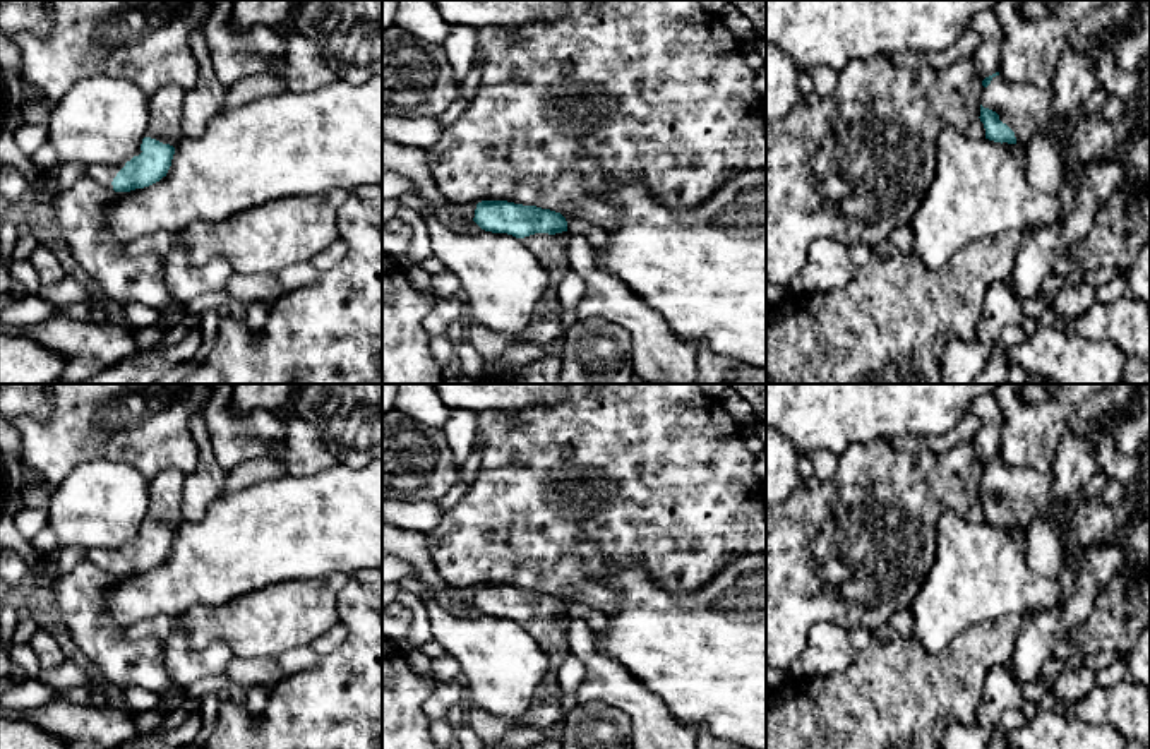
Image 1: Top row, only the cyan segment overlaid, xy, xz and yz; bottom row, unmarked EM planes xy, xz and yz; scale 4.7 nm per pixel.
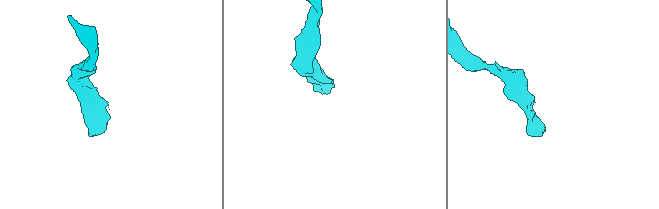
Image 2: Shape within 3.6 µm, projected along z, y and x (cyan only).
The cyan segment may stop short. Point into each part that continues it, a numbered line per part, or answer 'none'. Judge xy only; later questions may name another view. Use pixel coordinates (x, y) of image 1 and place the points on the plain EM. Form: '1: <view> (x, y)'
1: xy (167, 489)

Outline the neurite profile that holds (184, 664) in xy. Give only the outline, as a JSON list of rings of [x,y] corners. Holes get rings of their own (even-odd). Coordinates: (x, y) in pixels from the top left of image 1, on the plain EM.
[[[178,627],[163,641],[166,672],[177,686],[190,686],[206,675],[223,675],[235,655],[223,641],[213,641],[195,650],[187,641],[187,631]]]

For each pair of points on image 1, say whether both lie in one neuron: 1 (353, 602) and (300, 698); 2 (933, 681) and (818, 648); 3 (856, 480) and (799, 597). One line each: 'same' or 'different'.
1: same
2: different
3: same

